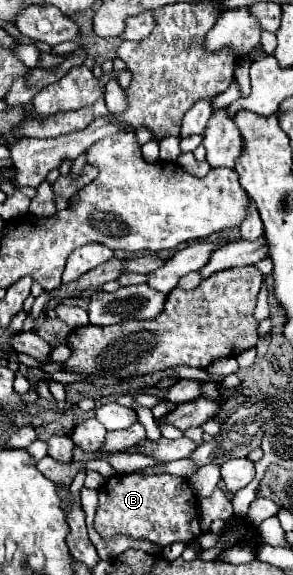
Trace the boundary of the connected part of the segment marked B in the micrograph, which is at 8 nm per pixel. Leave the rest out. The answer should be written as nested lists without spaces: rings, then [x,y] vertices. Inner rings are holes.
[[[129,473],[113,475],[99,487],[99,503],[95,513],[95,531],[103,537],[127,535],[133,539],[143,539],[153,545],[167,547],[175,541],[195,541],[201,535],[197,519],[197,497],[189,487],[187,479],[177,475],[157,473]]]

